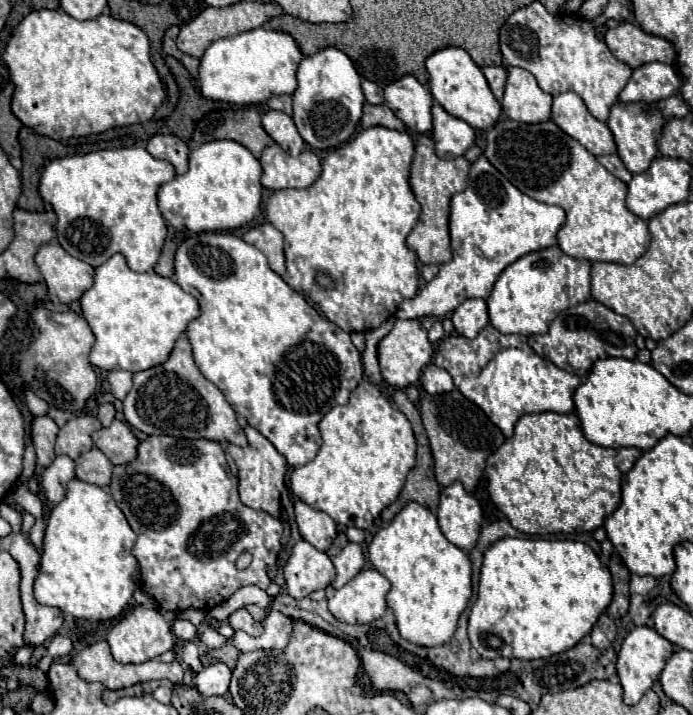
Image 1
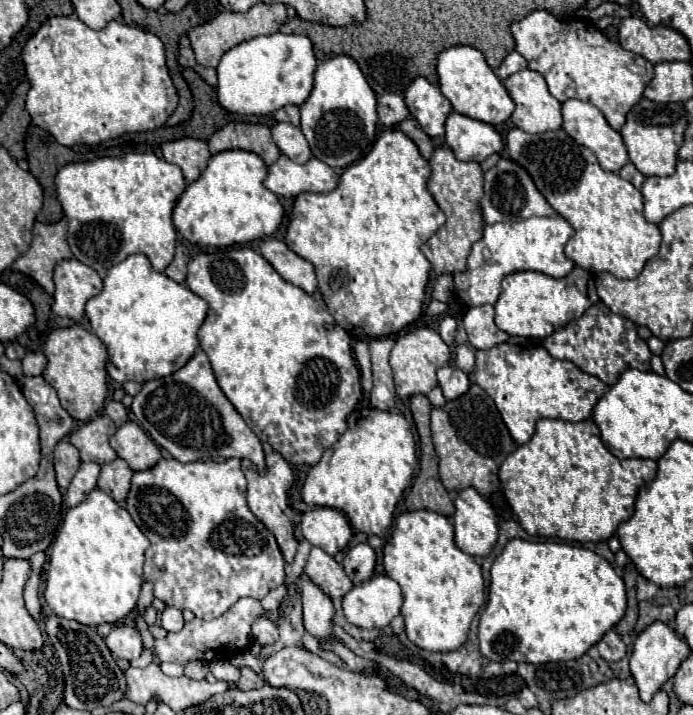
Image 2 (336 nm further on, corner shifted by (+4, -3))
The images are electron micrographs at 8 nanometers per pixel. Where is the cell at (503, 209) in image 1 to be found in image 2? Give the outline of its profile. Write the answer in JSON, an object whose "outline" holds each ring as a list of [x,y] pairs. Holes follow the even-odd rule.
{"outline":[[[499,159],[495,167],[491,167],[485,173],[485,195],[479,201],[481,215],[483,215],[483,237],[473,243],[471,255],[467,257],[467,269],[457,271],[453,275],[455,279],[455,291],[457,295],[471,307],[471,305],[485,305],[485,303],[495,303],[499,293],[501,293],[501,279],[509,273],[515,271],[539,271],[549,277],[565,277],[575,263],[565,257],[563,247],[573,235],[573,227],[563,219],[547,201],[545,197],[537,191],[535,183],[527,175],[525,169],[521,169],[517,163]]]}

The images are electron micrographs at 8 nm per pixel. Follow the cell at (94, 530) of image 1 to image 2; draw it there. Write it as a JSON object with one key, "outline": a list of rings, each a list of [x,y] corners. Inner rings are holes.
{"outline":[[[93,489],[83,503],[71,507],[65,513],[61,531],[55,537],[51,557],[49,557],[49,571],[45,583],[45,601],[53,609],[55,615],[73,619],[81,625],[101,625],[101,623],[117,623],[127,617],[139,597],[141,583],[143,583],[143,555],[149,547],[147,537],[135,525],[131,515],[115,503],[107,493],[101,489]]]}

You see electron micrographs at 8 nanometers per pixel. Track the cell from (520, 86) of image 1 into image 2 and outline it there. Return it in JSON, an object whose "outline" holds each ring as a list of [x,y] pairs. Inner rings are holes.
{"outline":[[[523,69],[503,81],[507,93],[515,101],[511,121],[527,133],[541,133],[561,127],[561,103],[549,93],[545,79]]]}

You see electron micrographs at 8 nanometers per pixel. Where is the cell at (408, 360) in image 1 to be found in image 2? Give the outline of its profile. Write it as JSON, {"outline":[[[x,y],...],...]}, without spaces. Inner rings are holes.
{"outline":[[[419,327],[413,331],[407,331],[397,337],[395,347],[389,357],[389,365],[393,369],[393,381],[395,381],[395,393],[399,397],[411,397],[417,393],[429,393],[437,385],[435,371],[451,361],[451,351],[445,345],[445,341],[439,337],[437,331]]]}

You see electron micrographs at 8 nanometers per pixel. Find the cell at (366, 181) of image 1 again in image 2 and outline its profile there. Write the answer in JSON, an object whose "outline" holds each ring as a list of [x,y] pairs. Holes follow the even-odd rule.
{"outline":[[[385,129],[365,157],[345,167],[335,191],[301,193],[295,197],[285,243],[299,257],[313,263],[319,293],[327,303],[327,311],[349,335],[357,339],[399,333],[423,311],[431,265],[419,247],[445,223],[443,211],[425,187],[429,175],[431,167],[421,157],[417,145],[403,131]]]}

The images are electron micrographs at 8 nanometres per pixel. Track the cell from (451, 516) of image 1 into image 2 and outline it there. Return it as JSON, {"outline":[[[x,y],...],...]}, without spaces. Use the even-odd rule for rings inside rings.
{"outline":[[[471,487],[455,497],[455,545],[467,555],[487,555],[497,541],[497,517],[493,507]]]}

